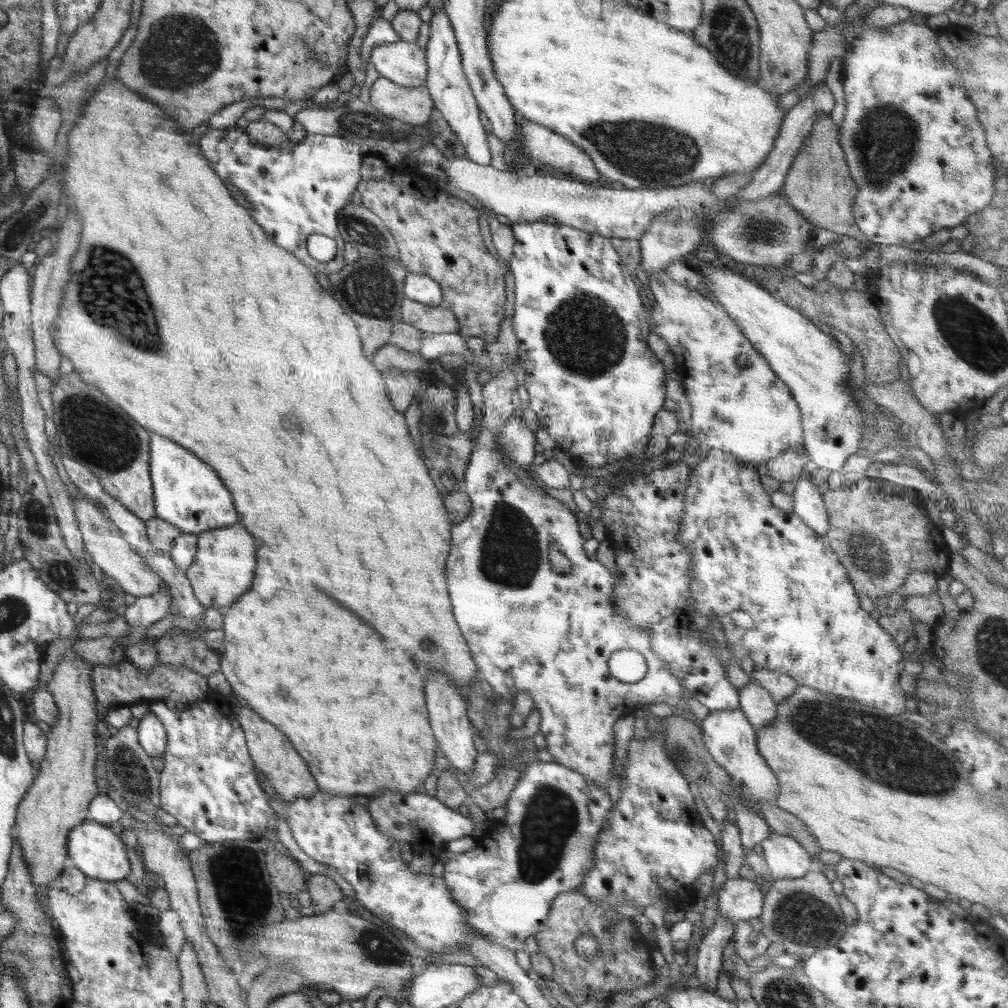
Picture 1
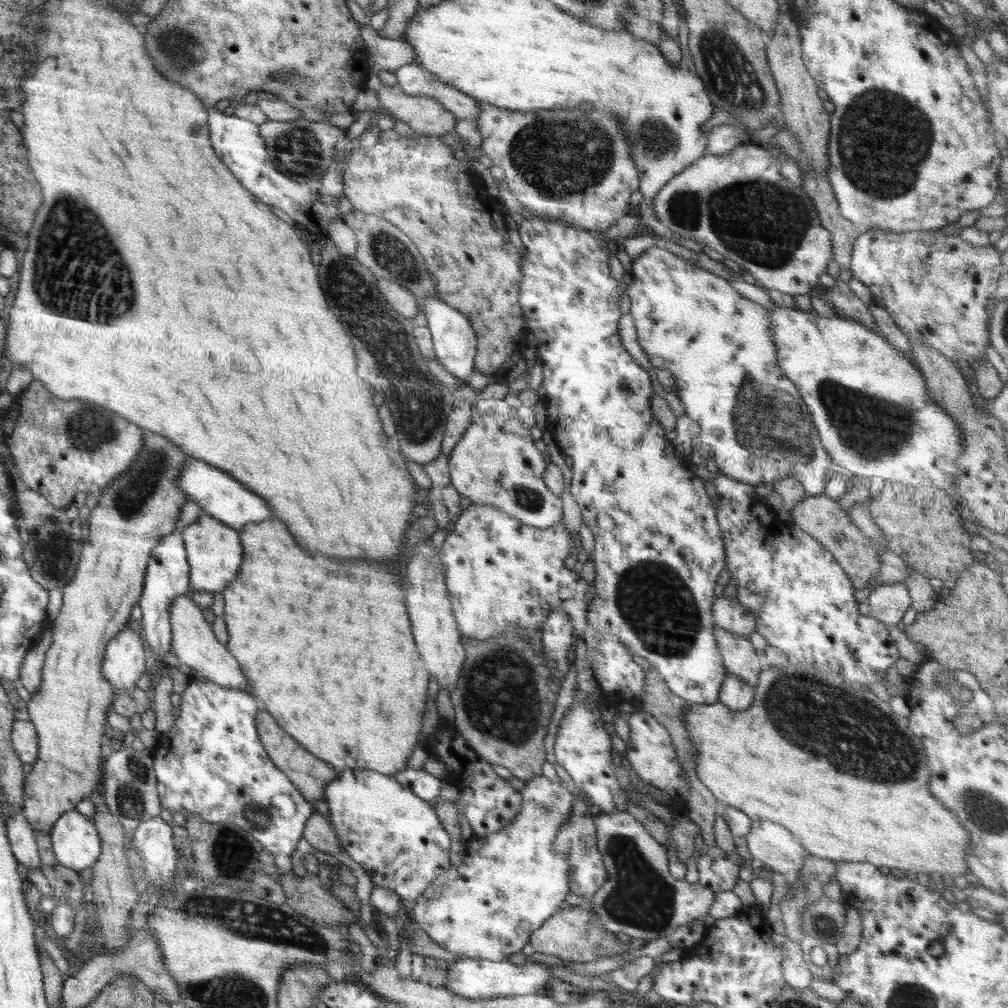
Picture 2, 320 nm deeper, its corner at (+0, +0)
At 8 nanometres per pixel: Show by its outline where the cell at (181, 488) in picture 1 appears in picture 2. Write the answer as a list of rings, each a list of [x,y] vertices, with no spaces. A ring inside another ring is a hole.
[[[189,457],[182,467],[177,485],[187,496],[188,501],[194,501],[204,514],[223,522],[224,525],[236,531],[242,531],[250,523],[266,521],[270,516],[270,508],[264,500],[260,500],[254,491],[245,487],[241,481],[232,478],[222,469],[216,468],[200,459]]]

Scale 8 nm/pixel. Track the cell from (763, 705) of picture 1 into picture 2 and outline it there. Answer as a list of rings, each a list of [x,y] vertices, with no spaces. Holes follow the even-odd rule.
[[[718,625],[714,626],[713,631],[727,672],[739,676],[755,688],[760,672],[764,669],[761,653],[754,650],[747,636],[735,636]]]

